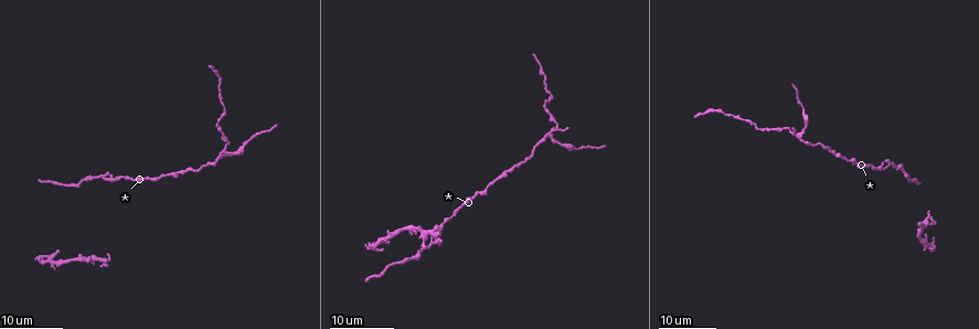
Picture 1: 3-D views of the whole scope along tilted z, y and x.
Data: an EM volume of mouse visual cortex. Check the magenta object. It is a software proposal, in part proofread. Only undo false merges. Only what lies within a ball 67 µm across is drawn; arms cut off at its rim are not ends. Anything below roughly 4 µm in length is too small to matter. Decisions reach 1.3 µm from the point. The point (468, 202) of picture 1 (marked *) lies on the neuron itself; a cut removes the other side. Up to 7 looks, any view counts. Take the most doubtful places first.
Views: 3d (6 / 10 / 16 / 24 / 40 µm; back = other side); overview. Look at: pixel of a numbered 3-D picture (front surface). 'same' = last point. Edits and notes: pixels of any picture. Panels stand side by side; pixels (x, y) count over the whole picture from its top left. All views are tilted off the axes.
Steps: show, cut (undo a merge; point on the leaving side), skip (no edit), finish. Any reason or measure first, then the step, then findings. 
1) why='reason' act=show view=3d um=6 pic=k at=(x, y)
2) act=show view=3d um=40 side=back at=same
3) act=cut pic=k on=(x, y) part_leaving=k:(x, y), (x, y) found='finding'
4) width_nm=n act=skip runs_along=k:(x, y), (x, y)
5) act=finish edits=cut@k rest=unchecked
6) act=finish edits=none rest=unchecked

act=show view=3d um=16 pic=1 at=(799, 136)

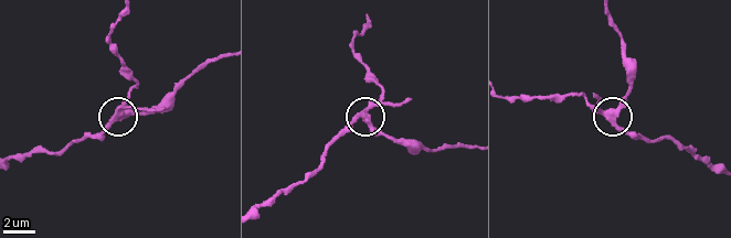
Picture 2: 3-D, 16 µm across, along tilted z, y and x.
act=show view=3d um=10 pic=2 at=(123, 114)

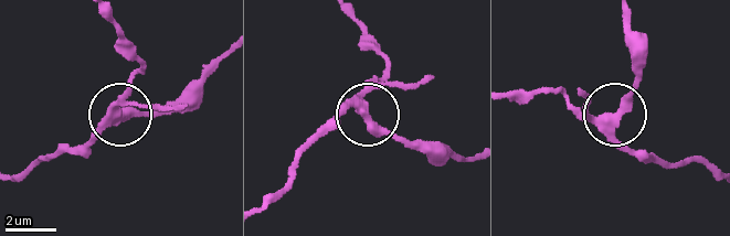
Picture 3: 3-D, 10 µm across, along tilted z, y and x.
side_arm_um=12 arms=3 act=cut pic=3 on=(399, 140) found='a second neuron is stuck on'

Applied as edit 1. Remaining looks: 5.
act=show view=overview

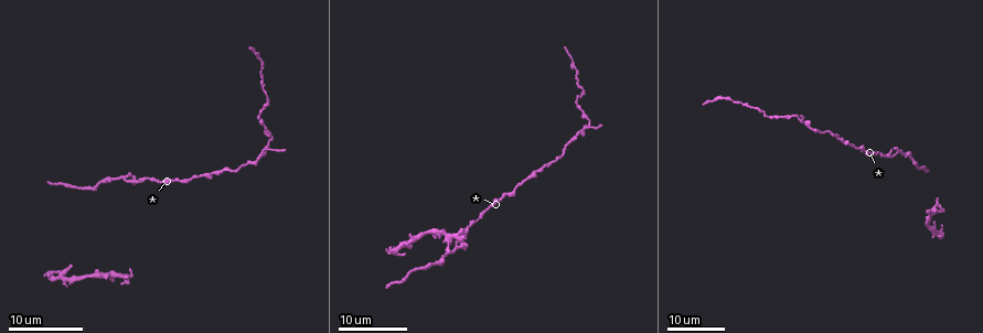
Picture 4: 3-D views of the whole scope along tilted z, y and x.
act=show view=3d um=16 pic=4 at=(576, 96)

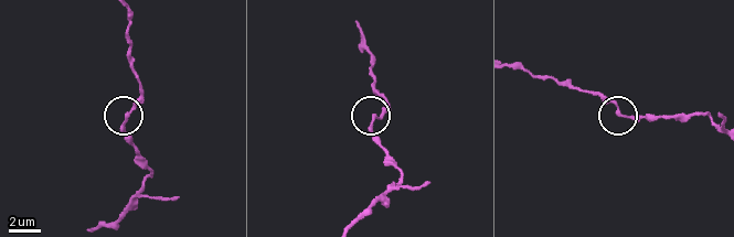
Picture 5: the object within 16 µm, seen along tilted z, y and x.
act=show view=3d um=10 pic=5 at=(624, 117)

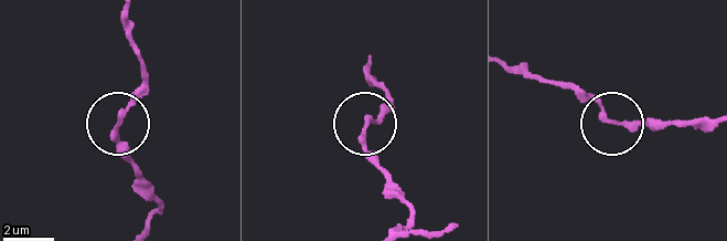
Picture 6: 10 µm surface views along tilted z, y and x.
act=show view=3d um=6 pic=6 at=(119, 121)

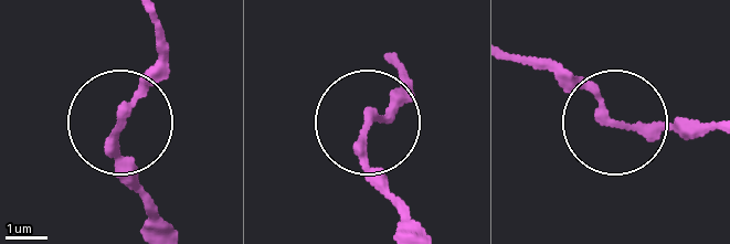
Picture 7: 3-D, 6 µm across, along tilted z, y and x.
act=skip runs_along=7:(169, 227), (119, 147), (162, 39) found='one neuron here'

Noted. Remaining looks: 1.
act=finish edits=cut@3 rest=unchecked

